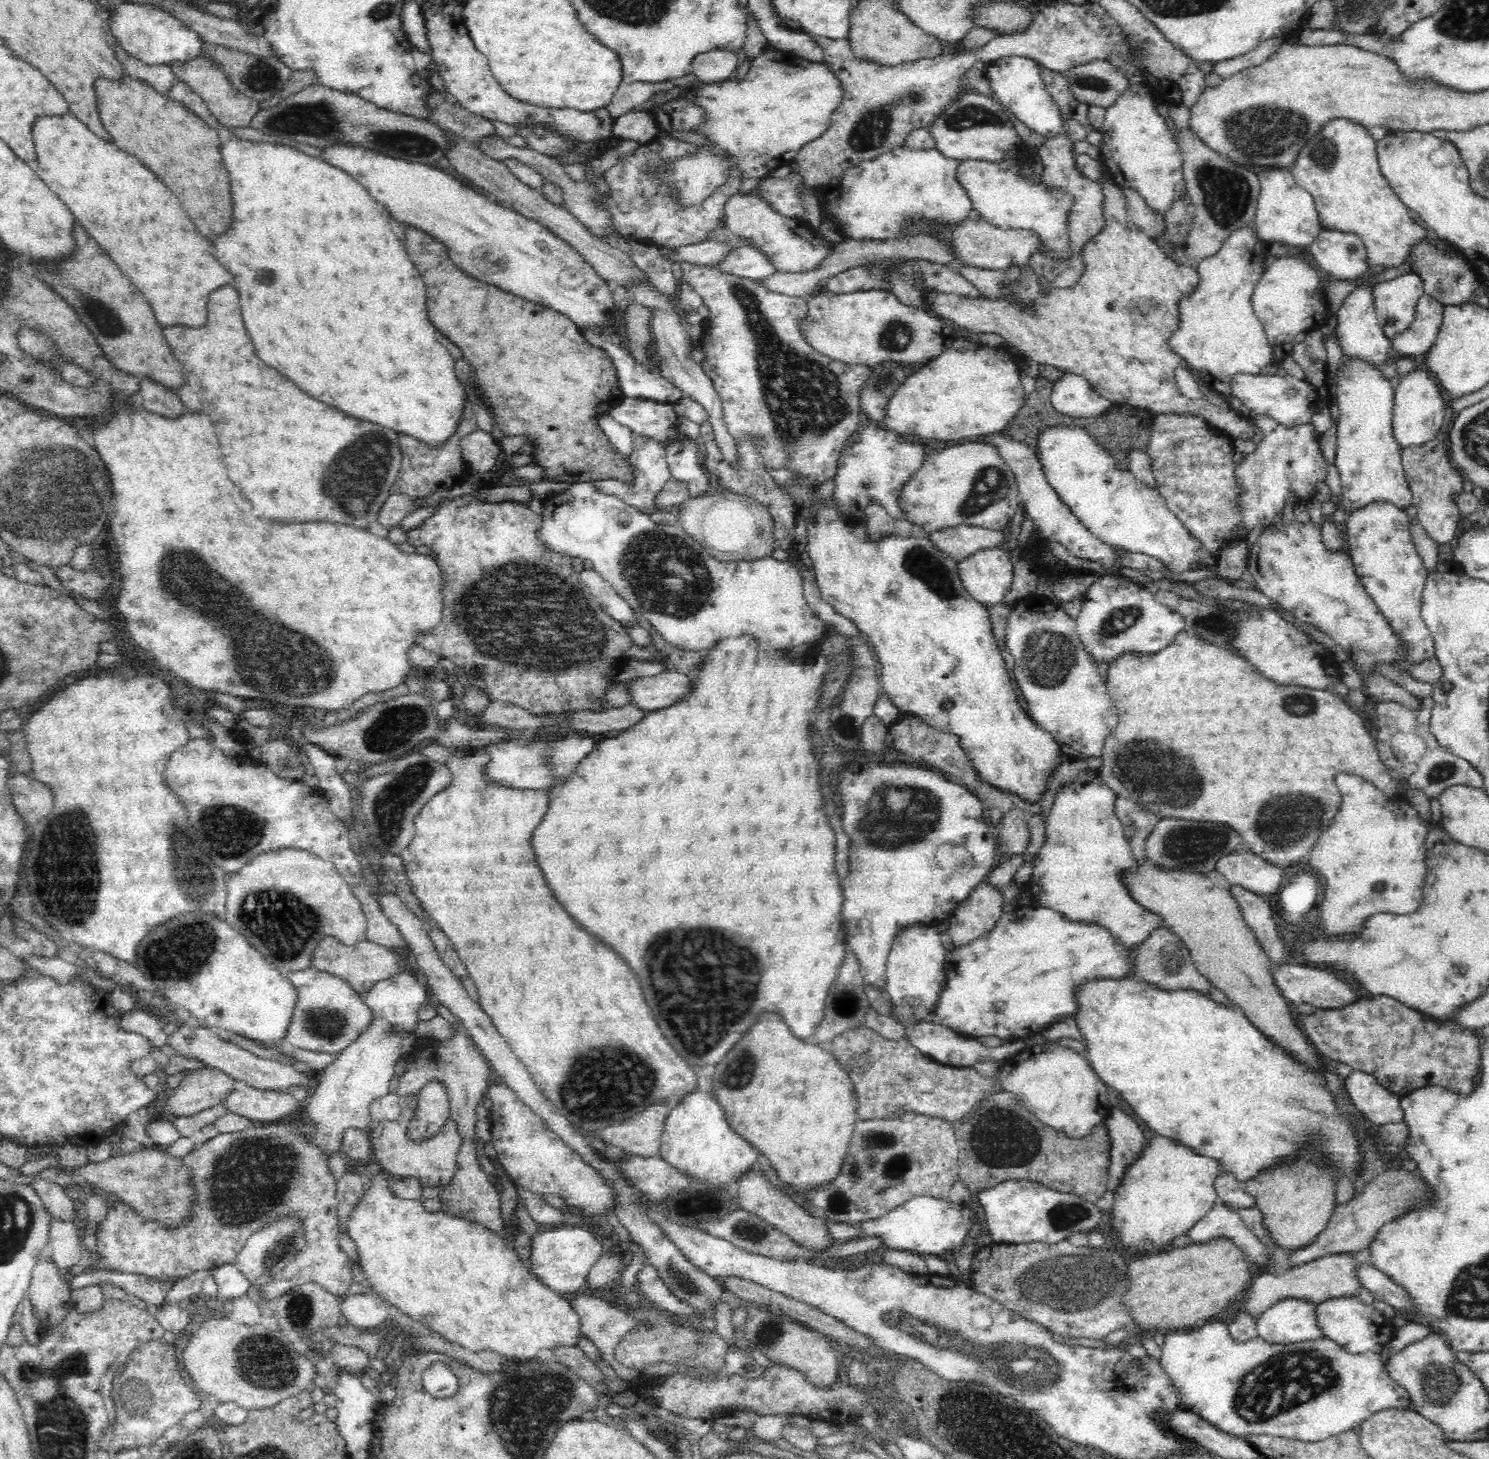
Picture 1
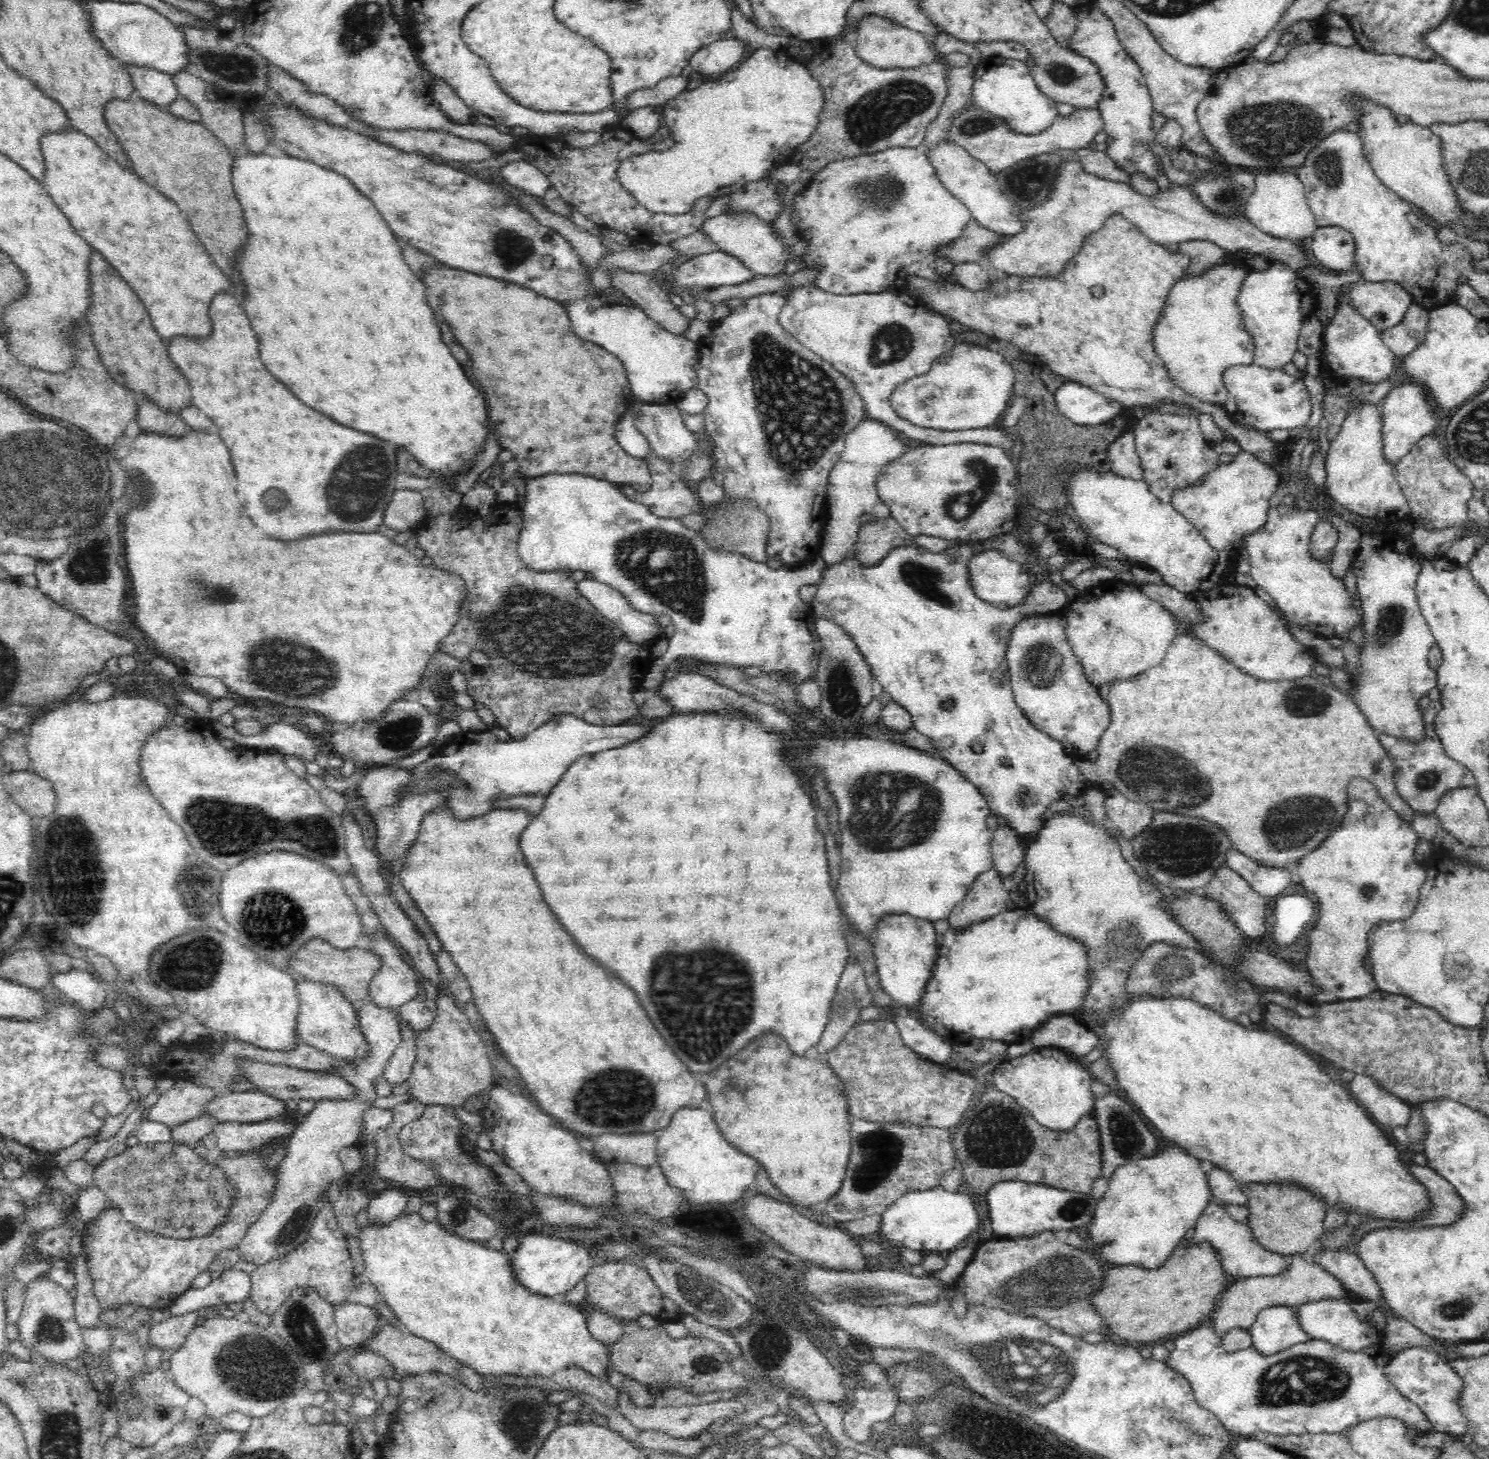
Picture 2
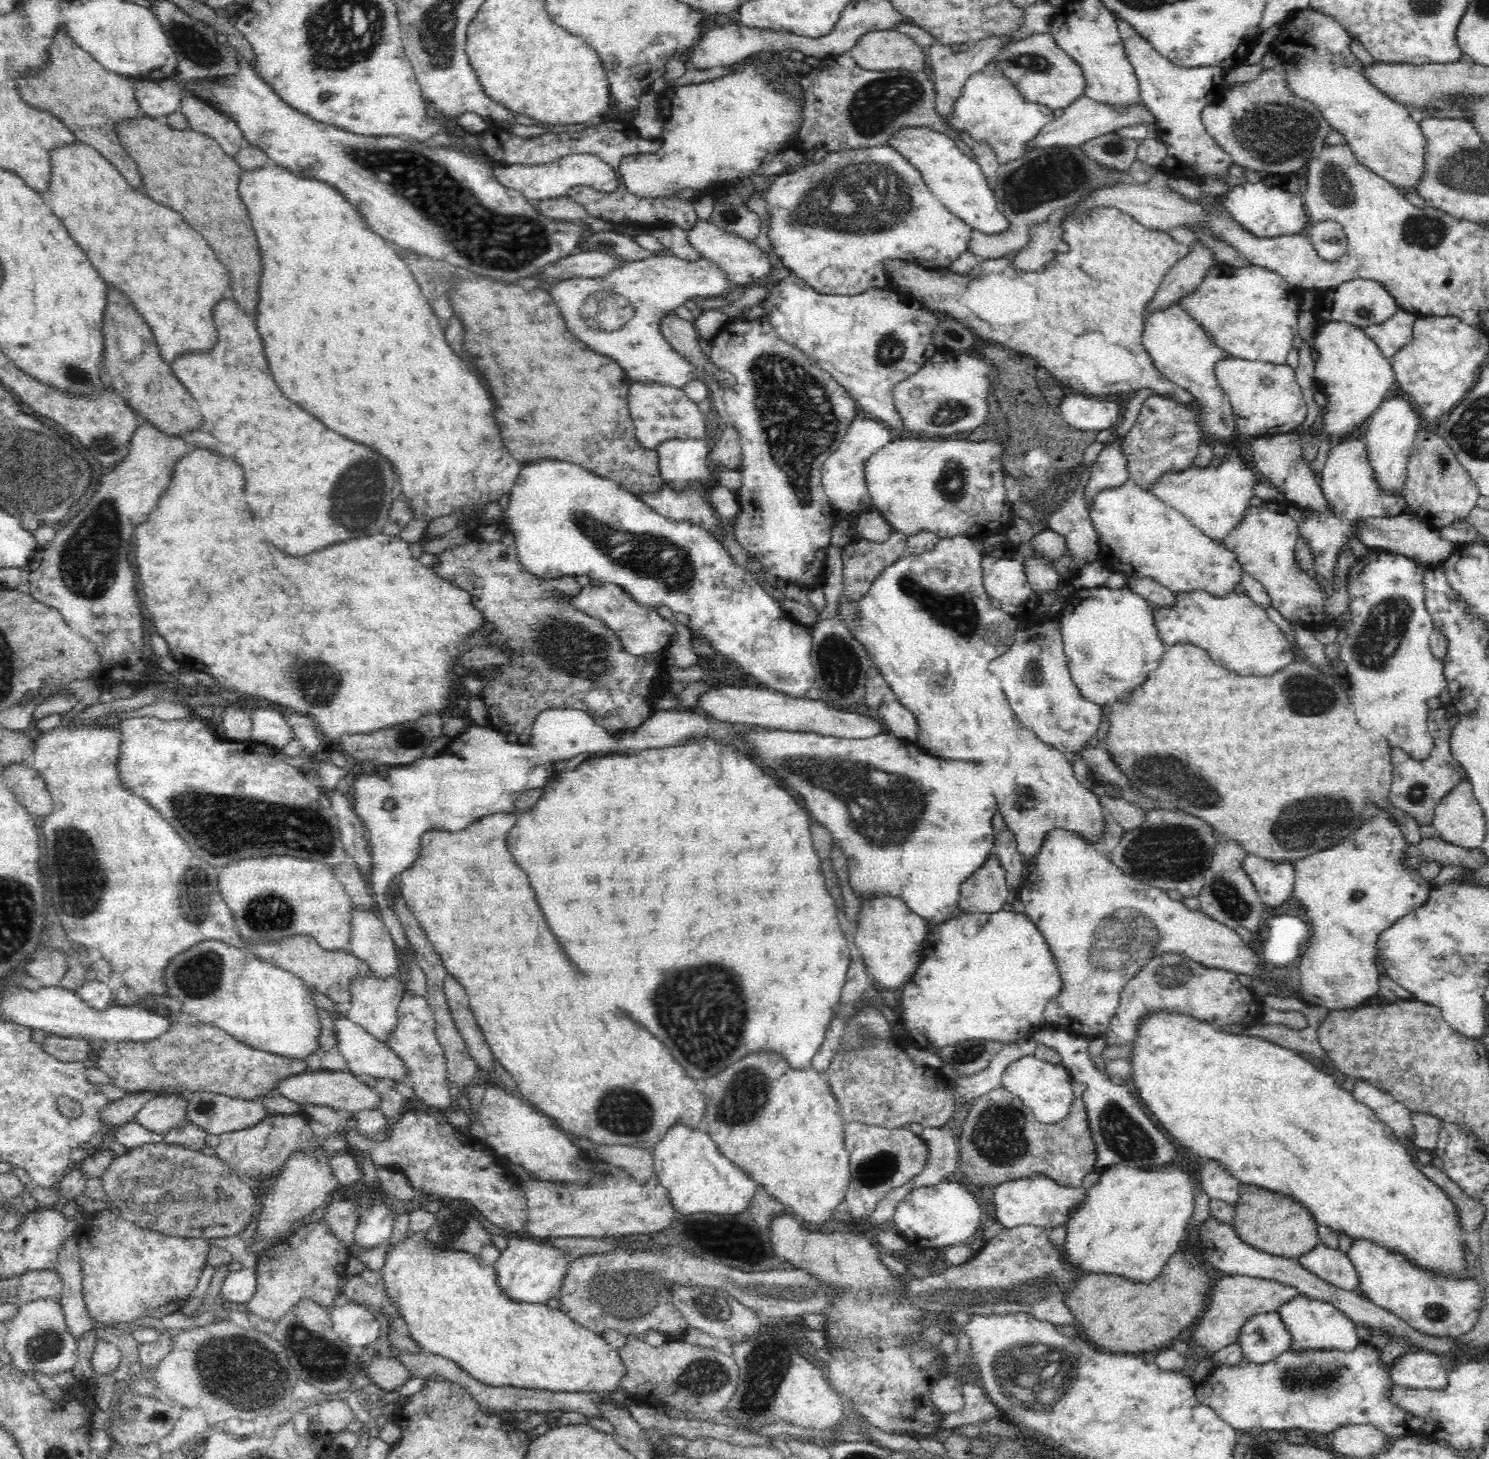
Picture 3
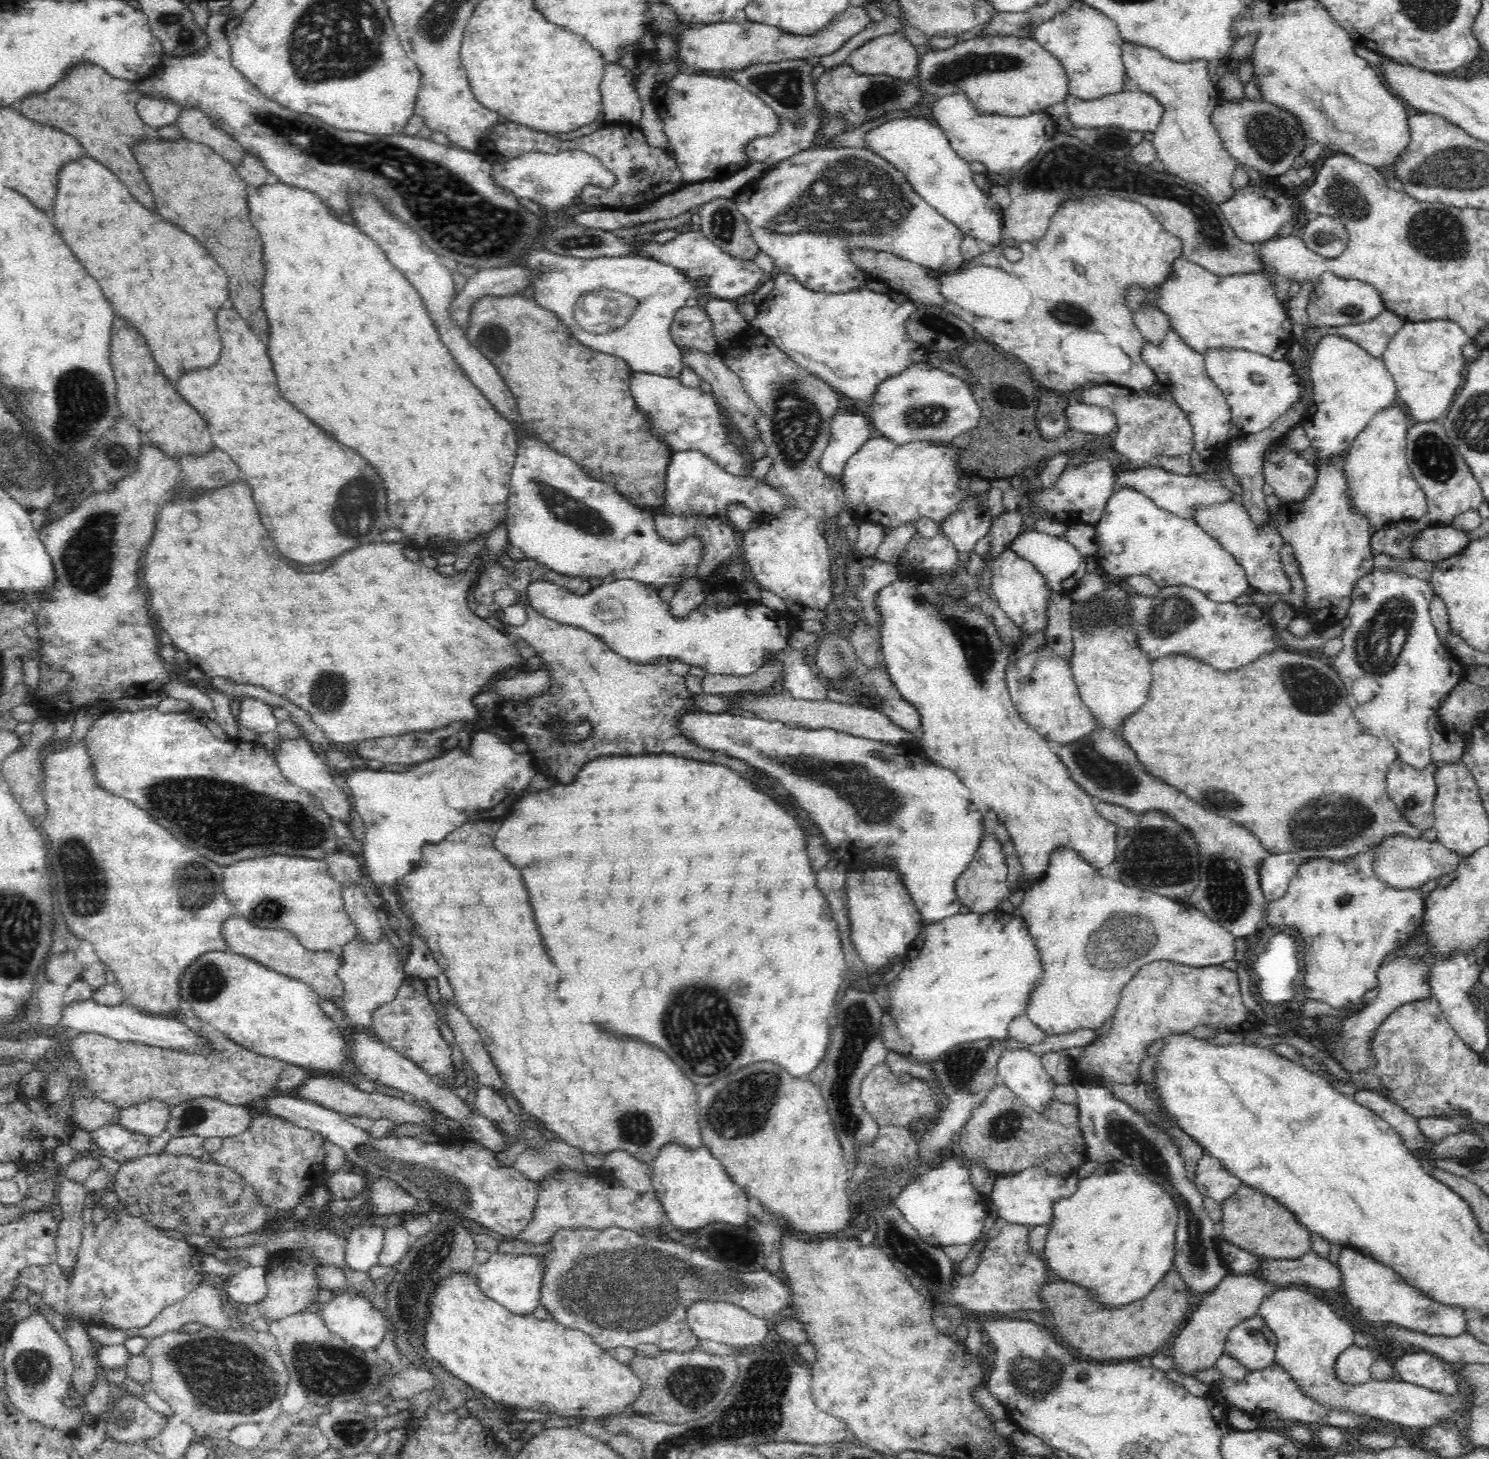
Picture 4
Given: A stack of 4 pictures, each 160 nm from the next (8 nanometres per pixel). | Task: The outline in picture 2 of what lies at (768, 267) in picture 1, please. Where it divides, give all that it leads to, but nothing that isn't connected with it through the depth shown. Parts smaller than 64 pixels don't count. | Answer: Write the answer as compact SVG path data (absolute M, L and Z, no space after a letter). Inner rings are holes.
M710 252L698 255L680 266L676 266L671 275L665 277L665 288L684 287L688 290L697 287L716 289L720 286L736 286L755 278L754 272L742 261L724 252Z

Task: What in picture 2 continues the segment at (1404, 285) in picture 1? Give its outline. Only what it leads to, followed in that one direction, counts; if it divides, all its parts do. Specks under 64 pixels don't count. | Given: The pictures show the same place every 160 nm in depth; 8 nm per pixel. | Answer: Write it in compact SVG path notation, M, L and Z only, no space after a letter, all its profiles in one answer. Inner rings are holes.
M1361 281L1353 284L1348 303L1382 331L1402 322L1412 299L1400 284Z

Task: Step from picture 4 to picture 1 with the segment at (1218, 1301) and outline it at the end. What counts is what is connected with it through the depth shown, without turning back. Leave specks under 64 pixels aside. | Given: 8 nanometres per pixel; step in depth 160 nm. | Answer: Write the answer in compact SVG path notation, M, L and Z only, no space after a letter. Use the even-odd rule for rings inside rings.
M1333 1253L1329 1256L1322 1256L1318 1260L1289 1268L1281 1276L1257 1271L1257 1277L1255 1272L1255 1276L1248 1286L1242 1312L1250 1314L1255 1320L1258 1320L1268 1308L1287 1298L1304 1299L1320 1304L1326 1300L1355 1295L1362 1288L1360 1279L1356 1275L1358 1272L1356 1268L1358 1268L1358 1264L1365 1261L1369 1262L1366 1254Z

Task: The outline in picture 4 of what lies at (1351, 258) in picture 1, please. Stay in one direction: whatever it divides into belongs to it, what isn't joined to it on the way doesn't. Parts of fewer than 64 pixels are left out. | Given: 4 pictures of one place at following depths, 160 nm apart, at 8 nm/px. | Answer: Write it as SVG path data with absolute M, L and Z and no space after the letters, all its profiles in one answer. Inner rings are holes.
M1313 215L1308 219L1301 238L1311 252L1334 259L1345 252L1349 233L1342 221L1327 215Z

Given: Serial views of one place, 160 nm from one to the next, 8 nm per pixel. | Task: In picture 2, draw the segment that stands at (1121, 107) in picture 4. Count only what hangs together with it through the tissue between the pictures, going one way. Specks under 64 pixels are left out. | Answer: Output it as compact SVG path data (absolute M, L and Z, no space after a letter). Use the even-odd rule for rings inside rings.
M970 102L952 119L946 139L965 148L976 160L986 164L990 172L996 174L1033 156L1058 150L1075 152L1086 148L1090 142L1094 142L1094 136L1102 132L1102 129L1103 120L1098 106L1078 108L1069 115L1060 115L1046 130L1029 135L1014 131L998 115L988 114L988 111L982 111L982 108Z

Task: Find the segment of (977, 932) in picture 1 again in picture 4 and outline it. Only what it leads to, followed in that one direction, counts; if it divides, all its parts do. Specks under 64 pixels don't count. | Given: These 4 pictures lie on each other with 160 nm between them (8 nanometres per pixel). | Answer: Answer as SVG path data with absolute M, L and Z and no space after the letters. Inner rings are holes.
M985 830L982 842L972 858L972 862L968 864L968 868L958 876L956 881L956 893L963 905L968 906L969 912L977 912L978 914L986 914L995 909L1008 898L1012 891L1007 883L1008 865L1006 855L1002 848L1002 842L996 835L992 835Z

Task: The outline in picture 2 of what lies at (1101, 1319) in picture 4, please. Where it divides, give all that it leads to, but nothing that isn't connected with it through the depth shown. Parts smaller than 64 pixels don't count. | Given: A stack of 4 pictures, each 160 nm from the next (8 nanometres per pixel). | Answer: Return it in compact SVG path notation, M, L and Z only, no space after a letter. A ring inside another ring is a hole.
M1208 1242L1191 1245L1189 1248L1177 1247L1170 1258L1157 1269L1148 1269L1136 1264L1112 1267L1106 1271L1102 1288L1092 1296L1092 1305L1105 1321L1112 1334L1117 1334L1124 1342L1136 1346L1153 1345L1154 1342L1180 1332L1192 1331L1207 1321L1213 1314L1220 1296L1227 1290L1232 1278L1224 1271L1219 1253Z

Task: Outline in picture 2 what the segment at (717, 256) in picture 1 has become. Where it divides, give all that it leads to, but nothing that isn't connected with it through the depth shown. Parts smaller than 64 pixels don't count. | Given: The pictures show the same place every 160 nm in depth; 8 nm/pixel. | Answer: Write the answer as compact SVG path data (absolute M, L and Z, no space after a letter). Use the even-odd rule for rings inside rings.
M655 245L651 250L634 250L632 247L626 251L611 252L600 260L600 266L589 272L591 284L596 288L610 288L612 273L616 269L628 272L654 274L662 264L672 263L676 260L678 252L668 245Z

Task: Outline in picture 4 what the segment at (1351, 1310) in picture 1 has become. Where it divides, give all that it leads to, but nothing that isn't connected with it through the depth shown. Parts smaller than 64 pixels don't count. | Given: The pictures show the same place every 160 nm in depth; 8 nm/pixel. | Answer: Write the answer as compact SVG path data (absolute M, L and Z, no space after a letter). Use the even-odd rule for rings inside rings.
M1291 1287L1290 1290L1281 1288L1276 1290L1276 1292L1272 1292L1270 1296L1266 1296L1260 1309L1258 1316L1262 1316L1262 1319L1268 1324L1270 1330L1276 1334L1276 1339L1278 1339L1274 1352L1274 1361L1292 1375L1292 1379L1296 1380L1296 1383L1304 1389L1305 1396L1312 1397L1312 1399L1328 1405L1332 1409L1368 1415L1405 1428L1424 1430L1424 1428L1432 1428L1432 1426L1436 1426L1436 1424L1440 1424L1444 1420L1455 1423L1456 1414L1462 1414L1467 1420L1468 1408L1470 1408L1470 1401L1468 1401L1470 1400L1470 1390L1467 1385L1461 1385L1457 1393L1444 1394L1402 1380L1392 1381L1389 1376L1388 1379L1384 1380L1372 1380L1369 1384L1356 1385L1340 1382L1336 1378L1334 1365L1338 1355L1345 1351L1346 1348L1354 1345L1354 1328L1344 1318L1340 1318L1334 1312L1333 1306L1320 1299L1317 1295L1302 1291L1298 1287Z

